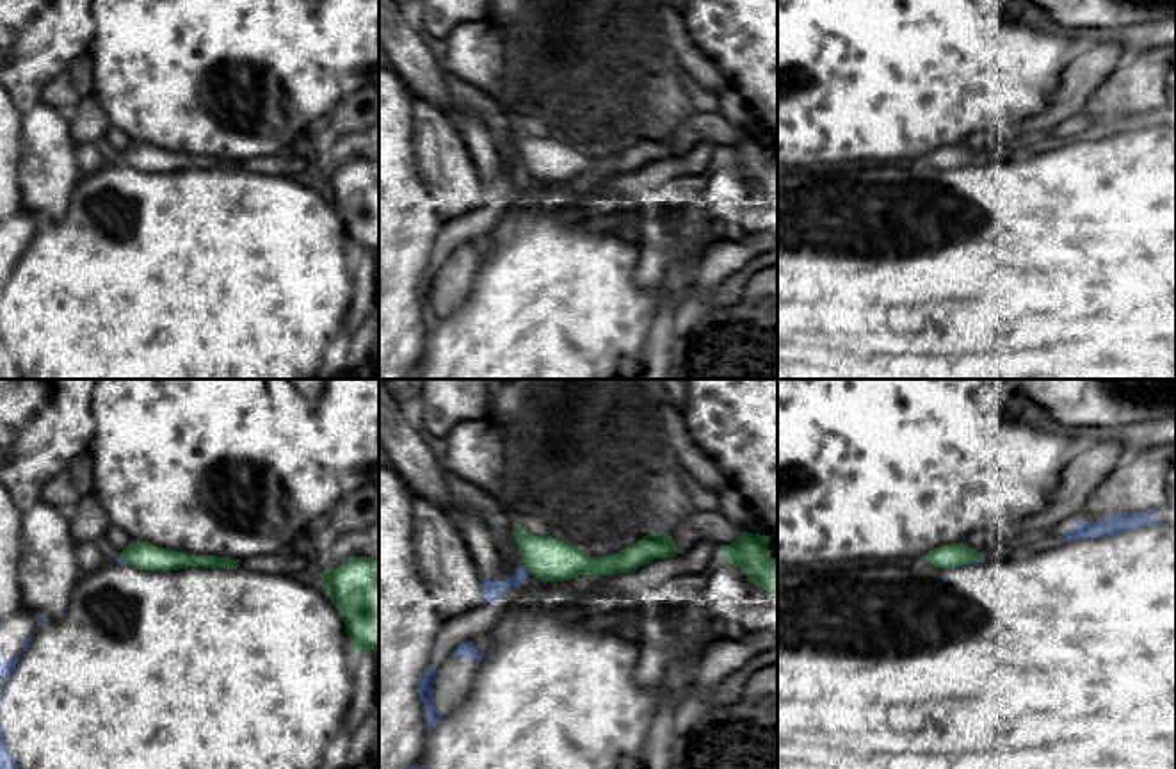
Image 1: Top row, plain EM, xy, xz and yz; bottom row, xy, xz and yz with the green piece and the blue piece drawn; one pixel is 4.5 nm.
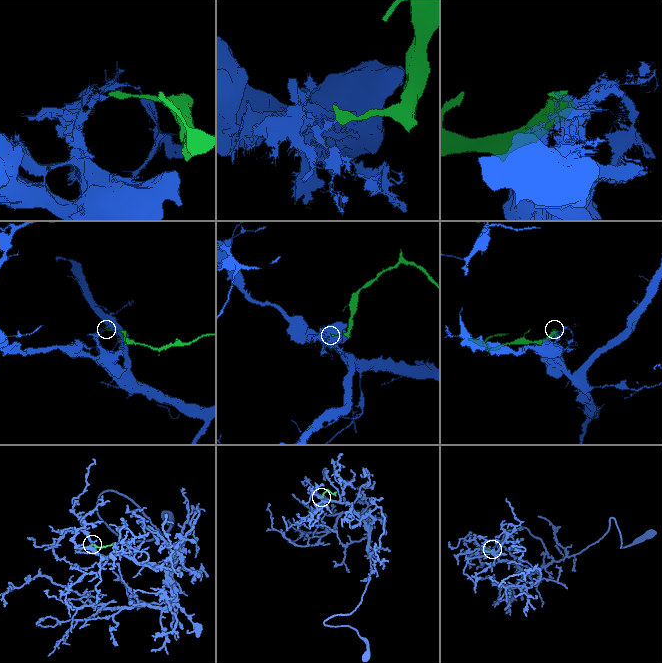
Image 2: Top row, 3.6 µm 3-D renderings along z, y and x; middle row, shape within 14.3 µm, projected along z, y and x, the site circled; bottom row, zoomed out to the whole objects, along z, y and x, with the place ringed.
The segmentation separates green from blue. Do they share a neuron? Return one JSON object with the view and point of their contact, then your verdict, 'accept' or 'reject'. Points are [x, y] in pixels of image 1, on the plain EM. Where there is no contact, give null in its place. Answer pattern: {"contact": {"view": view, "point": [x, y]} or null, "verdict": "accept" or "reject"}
{"contact": {"view": "xz", "point": [527, 169]}, "verdict": "reject"}

